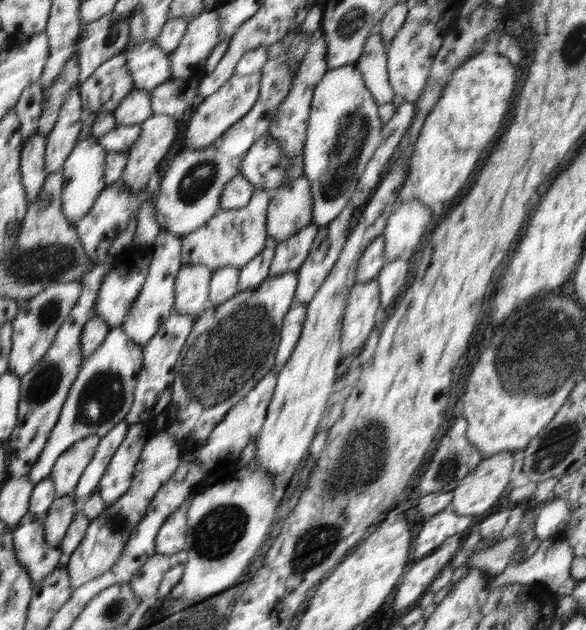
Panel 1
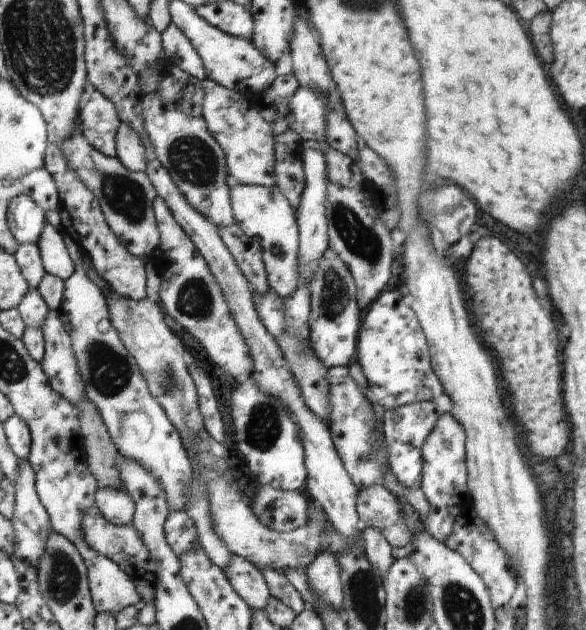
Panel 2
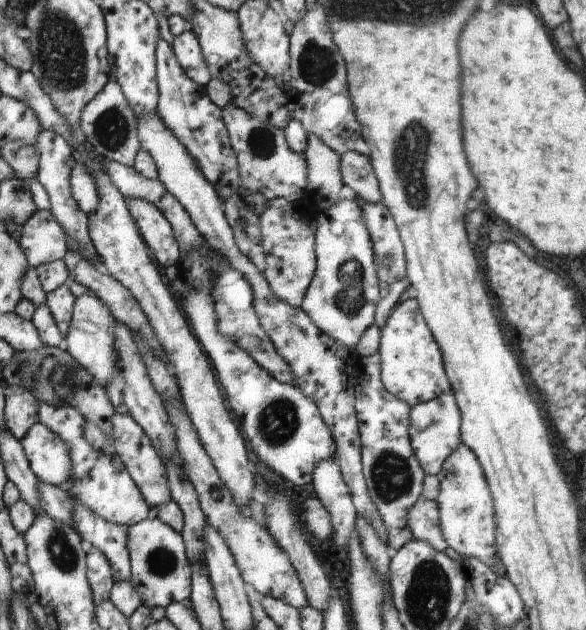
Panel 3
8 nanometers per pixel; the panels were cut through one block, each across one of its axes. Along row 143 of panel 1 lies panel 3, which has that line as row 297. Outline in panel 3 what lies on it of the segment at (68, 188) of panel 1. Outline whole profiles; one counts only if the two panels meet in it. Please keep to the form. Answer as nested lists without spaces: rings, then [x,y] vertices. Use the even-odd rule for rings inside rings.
[[[91,291],[78,296],[73,307],[73,316],[65,337],[66,351],[83,368],[86,368],[94,381],[106,387],[115,370],[113,327],[116,324],[110,310]]]

